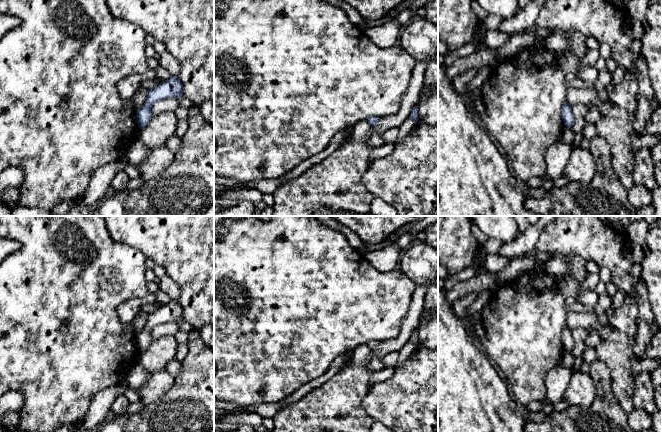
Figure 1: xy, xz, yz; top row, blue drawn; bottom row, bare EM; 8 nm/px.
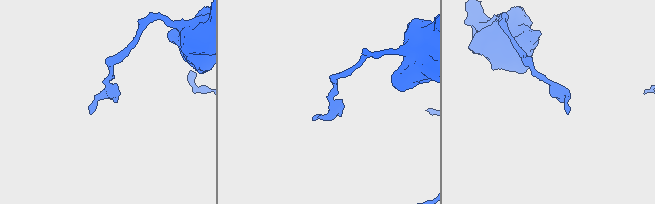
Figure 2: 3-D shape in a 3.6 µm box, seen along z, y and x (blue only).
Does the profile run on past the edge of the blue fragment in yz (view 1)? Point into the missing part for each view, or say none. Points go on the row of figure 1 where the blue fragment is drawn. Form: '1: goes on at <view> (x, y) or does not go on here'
1: does not go on here

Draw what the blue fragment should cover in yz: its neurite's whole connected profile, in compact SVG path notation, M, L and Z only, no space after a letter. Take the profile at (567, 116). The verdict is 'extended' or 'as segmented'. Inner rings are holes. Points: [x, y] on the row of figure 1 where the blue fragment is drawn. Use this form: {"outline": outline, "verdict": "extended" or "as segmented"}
{"outline": "M566 101L562 108L562 119L564 121L564 125L571 128L574 123L574 116L571 111L571 106L568 101Z", "verdict": "as segmented"}

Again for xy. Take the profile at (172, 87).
{"outline": "M170 76L167 80L159 83L156 87L148 90L148 96L144 105L137 109L136 118L140 129L144 128L151 120L151 107L161 99L177 98L182 95L183 85L177 76Z", "verdict": "as segmented"}

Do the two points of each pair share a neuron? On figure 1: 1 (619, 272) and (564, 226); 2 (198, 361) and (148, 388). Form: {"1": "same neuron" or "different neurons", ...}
{"1": "same neuron", "2": "different neurons"}

